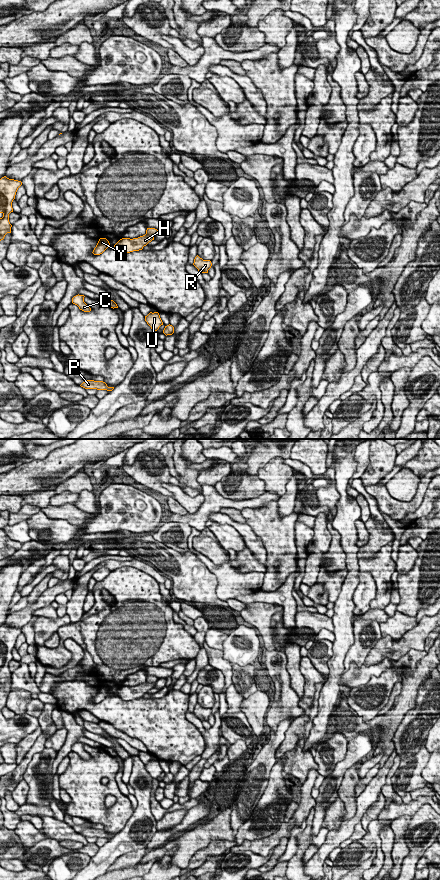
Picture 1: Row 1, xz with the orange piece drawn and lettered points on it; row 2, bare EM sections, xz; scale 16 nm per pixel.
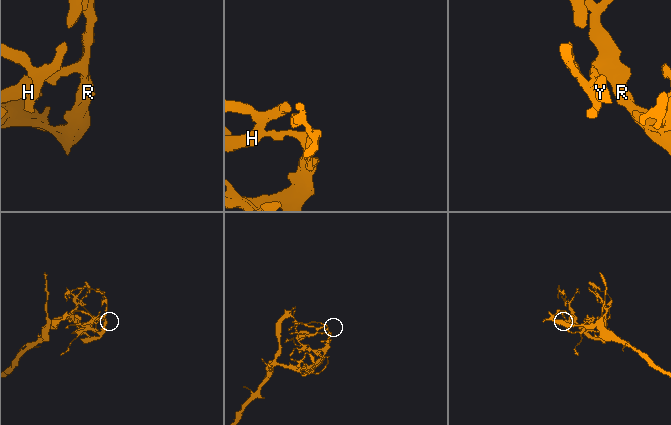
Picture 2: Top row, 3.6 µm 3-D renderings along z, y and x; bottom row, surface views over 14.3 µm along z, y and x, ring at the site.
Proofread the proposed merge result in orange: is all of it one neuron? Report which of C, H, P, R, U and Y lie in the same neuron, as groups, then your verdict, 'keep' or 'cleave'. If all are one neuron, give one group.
C H R Y / P U | cleave

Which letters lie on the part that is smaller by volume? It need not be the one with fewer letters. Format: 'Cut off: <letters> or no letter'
Cut off: C, H, R, Y

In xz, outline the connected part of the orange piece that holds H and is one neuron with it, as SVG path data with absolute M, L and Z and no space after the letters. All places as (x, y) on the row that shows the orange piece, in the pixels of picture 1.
M143 235L138 238L122 238L115 245L115 248L120 249L125 253L142 250L149 242L154 240L155 235Z

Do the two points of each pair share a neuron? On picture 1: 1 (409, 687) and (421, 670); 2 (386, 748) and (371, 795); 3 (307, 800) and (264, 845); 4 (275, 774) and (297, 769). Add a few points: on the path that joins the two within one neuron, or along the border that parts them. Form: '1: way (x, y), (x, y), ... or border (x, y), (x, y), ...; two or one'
1: way (410, 683), (419, 674); one
2: border (394, 749), (380, 768); two
3: way (301, 813), (277, 836); one
4: border (282, 758), (284, 772); two

